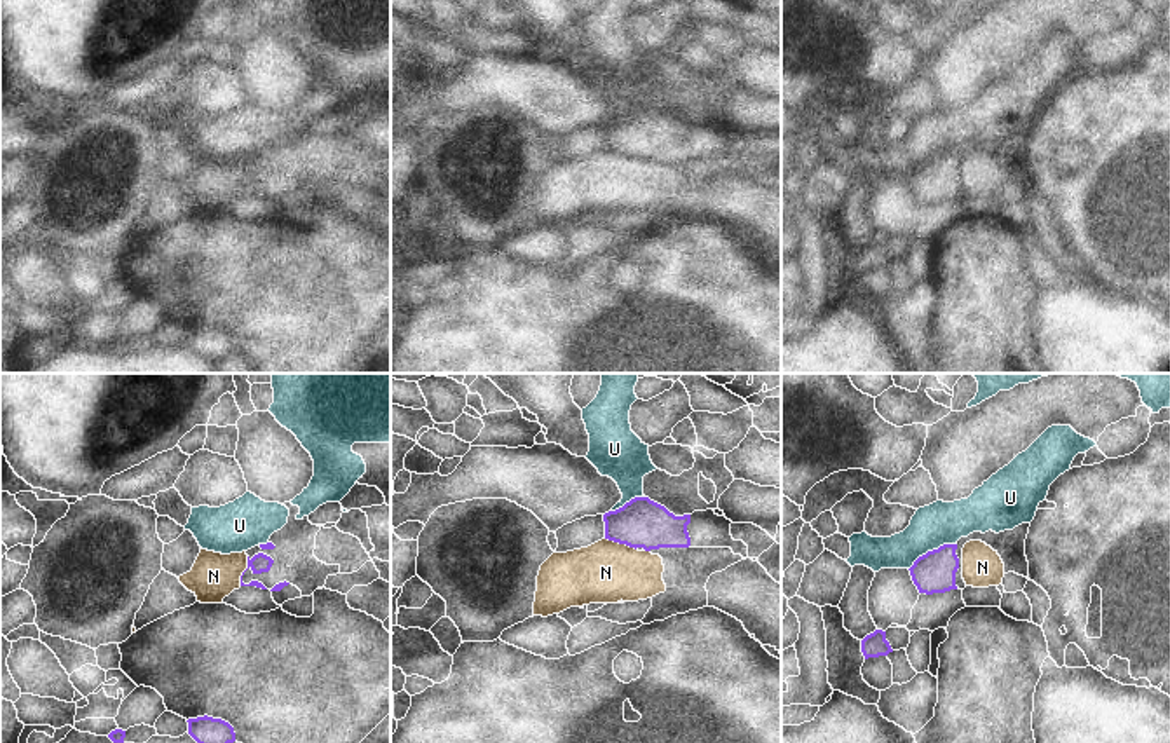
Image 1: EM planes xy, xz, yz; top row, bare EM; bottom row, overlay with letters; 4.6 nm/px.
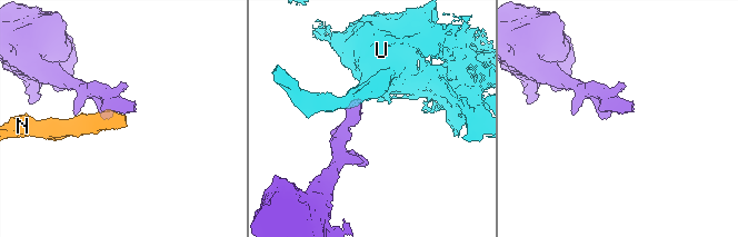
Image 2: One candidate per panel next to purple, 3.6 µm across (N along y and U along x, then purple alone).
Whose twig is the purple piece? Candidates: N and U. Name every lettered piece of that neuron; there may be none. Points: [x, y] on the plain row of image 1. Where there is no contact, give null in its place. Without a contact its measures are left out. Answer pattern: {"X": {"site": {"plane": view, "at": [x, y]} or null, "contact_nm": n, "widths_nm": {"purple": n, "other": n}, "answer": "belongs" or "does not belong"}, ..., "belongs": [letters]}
{"N": {"site": {"plane": "xz", "at": [621, 152]}, "contact_nm": 160, "widths_nm": {"purple": 220, "other": 280}, "answer": "does not belong"}, "U": {"site": {"plane": "yz", "at": [933, 159]}, "contact_nm": 260, "widths_nm": {"purple": 190, "other": 200}, "answer": "does not belong"}, "belongs": []}

